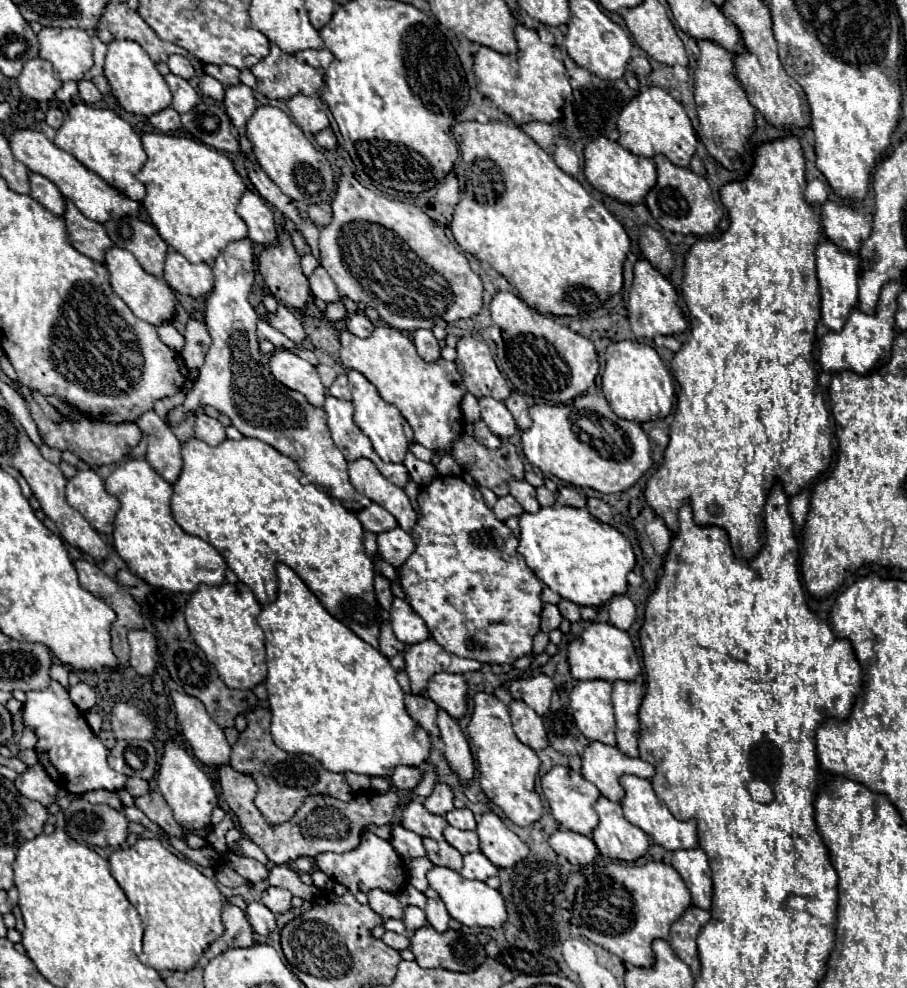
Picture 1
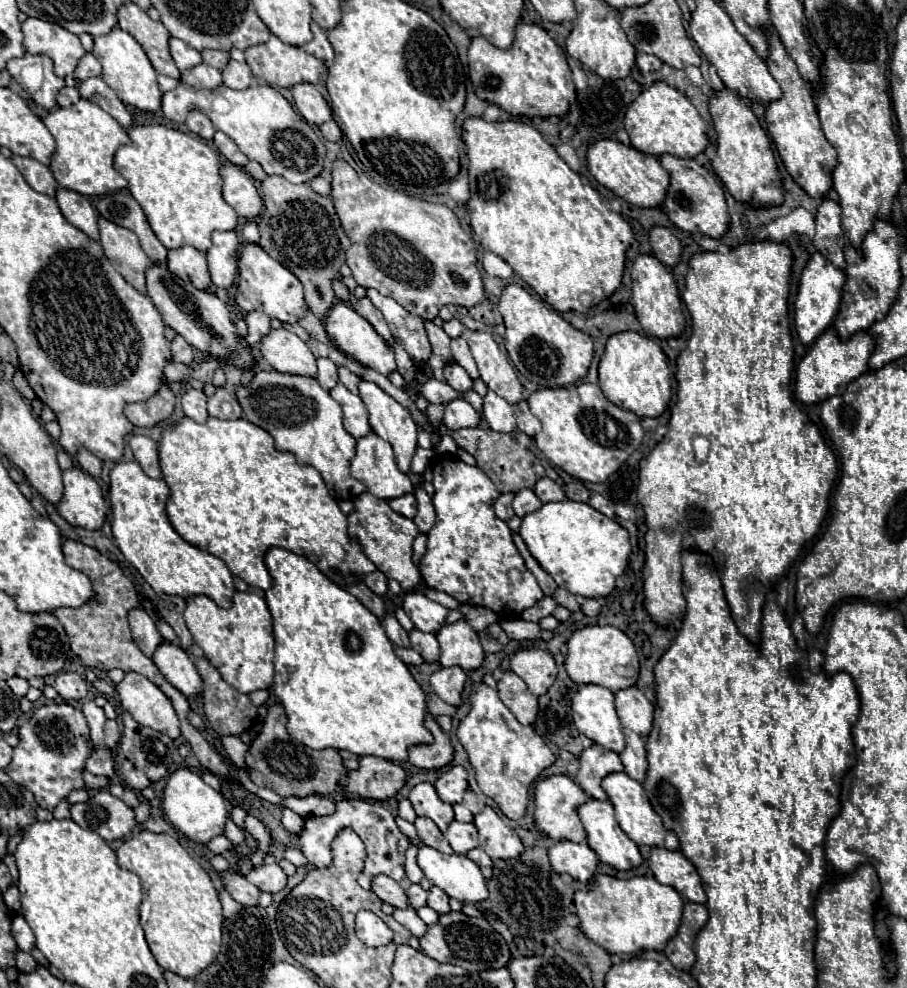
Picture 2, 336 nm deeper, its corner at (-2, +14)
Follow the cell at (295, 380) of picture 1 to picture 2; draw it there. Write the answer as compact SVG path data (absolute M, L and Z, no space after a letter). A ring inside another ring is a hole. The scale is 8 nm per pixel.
M286 328L270 330L260 342L260 352L266 364L282 374L316 376L316 358L294 332Z

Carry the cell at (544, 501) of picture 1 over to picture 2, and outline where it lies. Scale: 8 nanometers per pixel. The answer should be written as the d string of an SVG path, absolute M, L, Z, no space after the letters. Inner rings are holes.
M550 478L538 480L536 486L534 486L534 492L536 492L536 496L542 502L558 502L558 500L564 500L566 498L564 490L554 480L550 480Z

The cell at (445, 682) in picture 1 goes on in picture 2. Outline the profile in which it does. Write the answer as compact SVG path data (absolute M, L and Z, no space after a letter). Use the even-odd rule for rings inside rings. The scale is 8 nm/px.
M466 620L442 626L436 638L442 648L442 666L462 666L464 670L474 670L484 662L484 650L480 646L478 634Z

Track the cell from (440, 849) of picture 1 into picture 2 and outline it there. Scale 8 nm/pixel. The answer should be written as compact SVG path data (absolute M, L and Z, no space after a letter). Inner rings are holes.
M420 816L420 818L416 818L414 826L418 830L418 838L422 840L422 844L432 846L432 848L436 848L436 850L440 850L444 854L454 854L454 850L450 848L448 840L444 838L444 834L438 830L438 826L430 818Z

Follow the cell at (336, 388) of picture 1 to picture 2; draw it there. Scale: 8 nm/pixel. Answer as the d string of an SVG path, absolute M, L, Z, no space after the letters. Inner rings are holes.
M338 368L338 380L352 392L352 394L358 394L358 384L360 384L360 378L356 374L352 374L348 368Z

